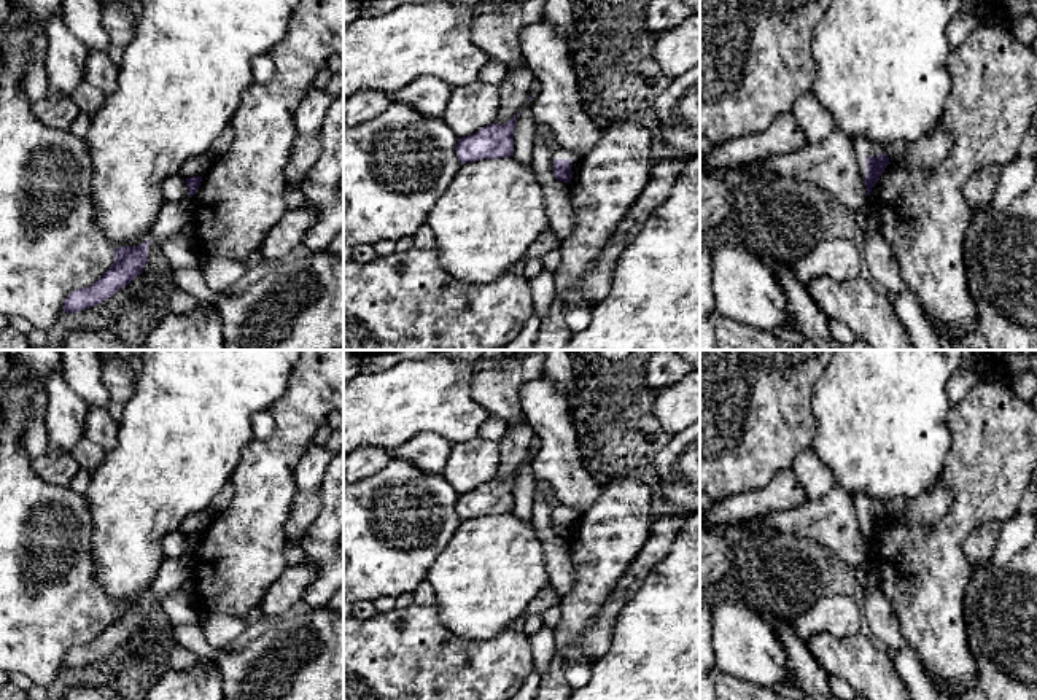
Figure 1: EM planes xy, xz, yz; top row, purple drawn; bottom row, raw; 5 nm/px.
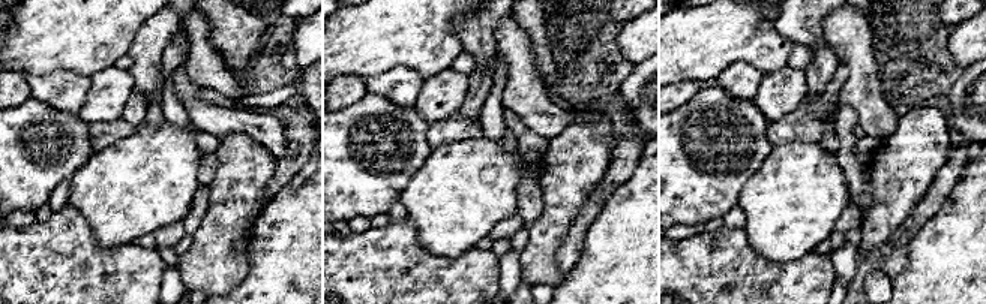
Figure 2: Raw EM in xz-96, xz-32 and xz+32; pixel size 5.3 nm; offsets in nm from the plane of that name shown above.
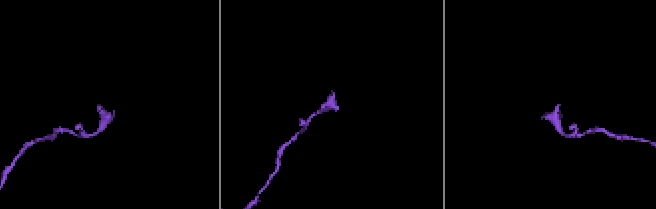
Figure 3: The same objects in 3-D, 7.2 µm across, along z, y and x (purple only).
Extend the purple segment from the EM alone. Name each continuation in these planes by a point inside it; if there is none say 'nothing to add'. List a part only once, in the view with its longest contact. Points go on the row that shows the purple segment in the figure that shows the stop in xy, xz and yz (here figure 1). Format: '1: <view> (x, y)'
1: yz (862, 147)

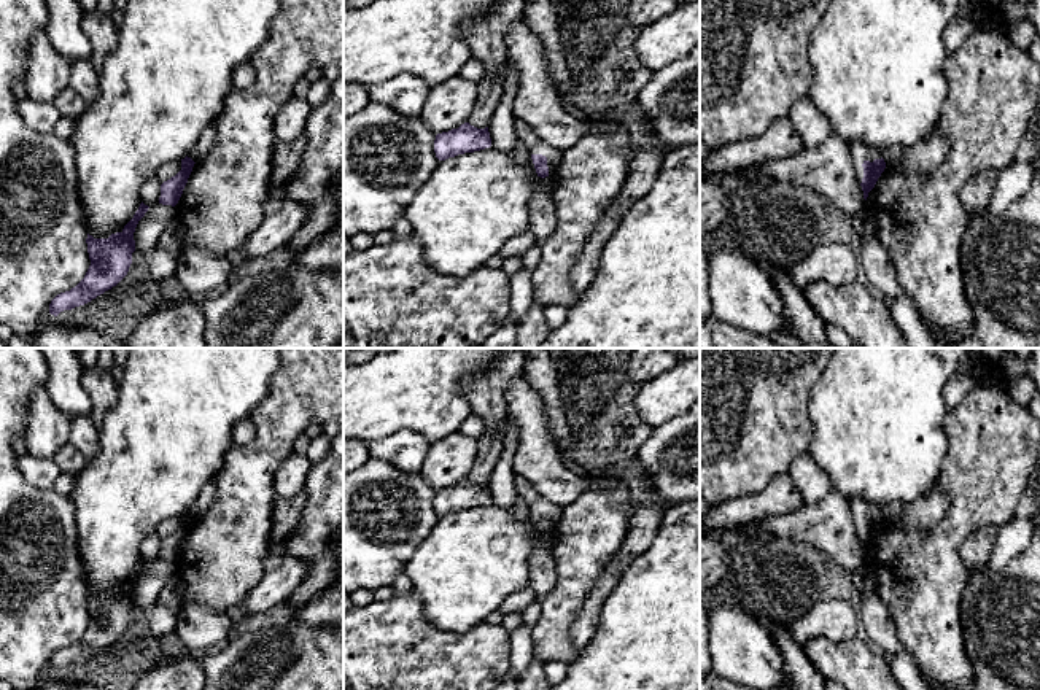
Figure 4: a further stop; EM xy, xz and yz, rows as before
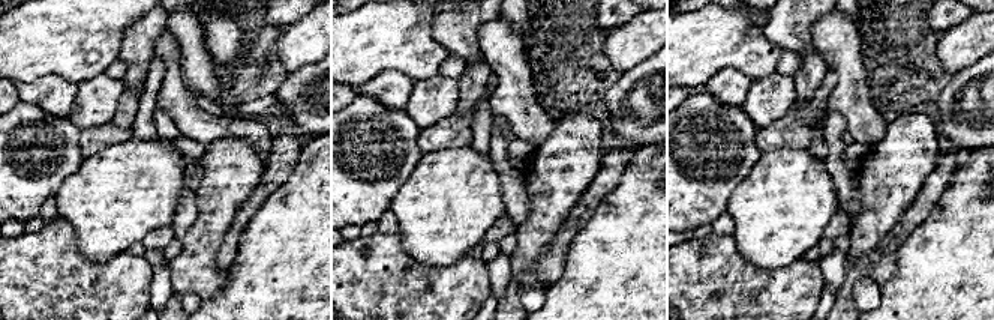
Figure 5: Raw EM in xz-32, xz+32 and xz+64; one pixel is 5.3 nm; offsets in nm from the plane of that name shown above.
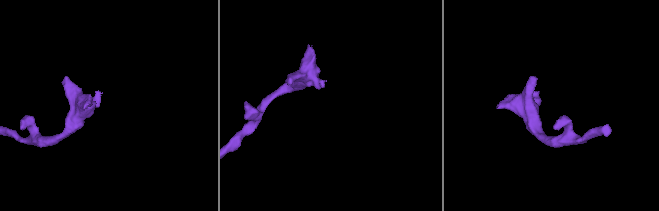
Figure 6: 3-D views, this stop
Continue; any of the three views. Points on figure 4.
1: yz (859, 151)

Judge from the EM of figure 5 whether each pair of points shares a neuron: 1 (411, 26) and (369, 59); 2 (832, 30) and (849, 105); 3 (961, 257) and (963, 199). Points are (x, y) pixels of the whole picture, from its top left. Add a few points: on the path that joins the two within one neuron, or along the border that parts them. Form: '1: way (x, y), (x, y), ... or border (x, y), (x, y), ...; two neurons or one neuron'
1: way (401, 29), (380, 48); one neuron
2: way (840, 48), (849, 66), (849, 87); one neuron
3: way (963, 242), (963, 214); one neuron

